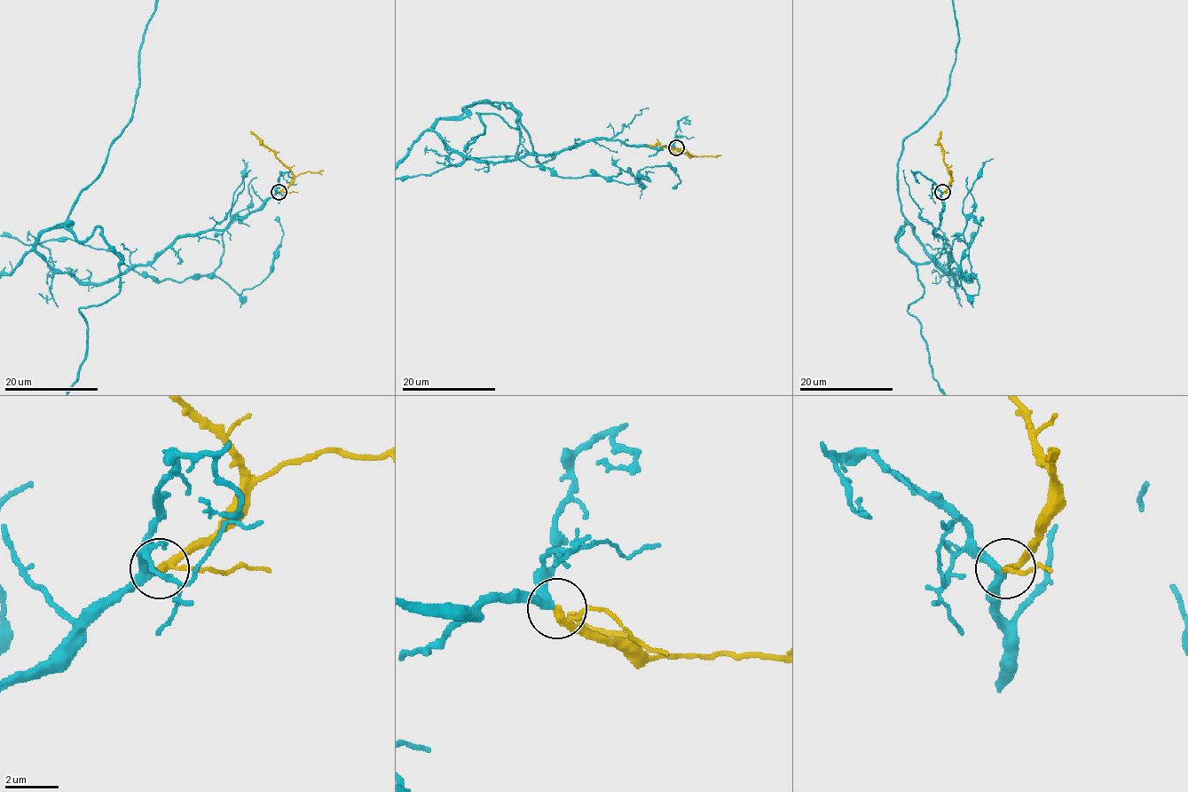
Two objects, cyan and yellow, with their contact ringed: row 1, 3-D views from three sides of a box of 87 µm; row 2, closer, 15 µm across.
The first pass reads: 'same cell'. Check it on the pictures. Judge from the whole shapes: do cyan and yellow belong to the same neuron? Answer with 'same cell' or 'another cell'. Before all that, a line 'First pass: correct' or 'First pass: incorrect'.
First pass: correct
same cell

